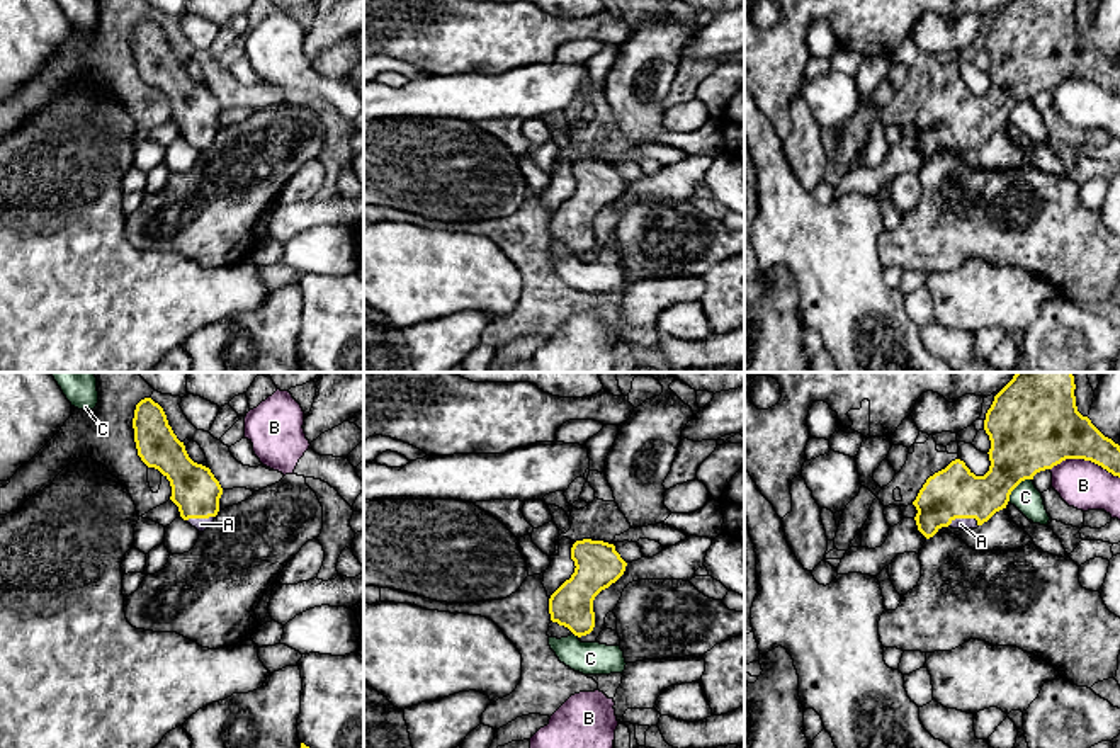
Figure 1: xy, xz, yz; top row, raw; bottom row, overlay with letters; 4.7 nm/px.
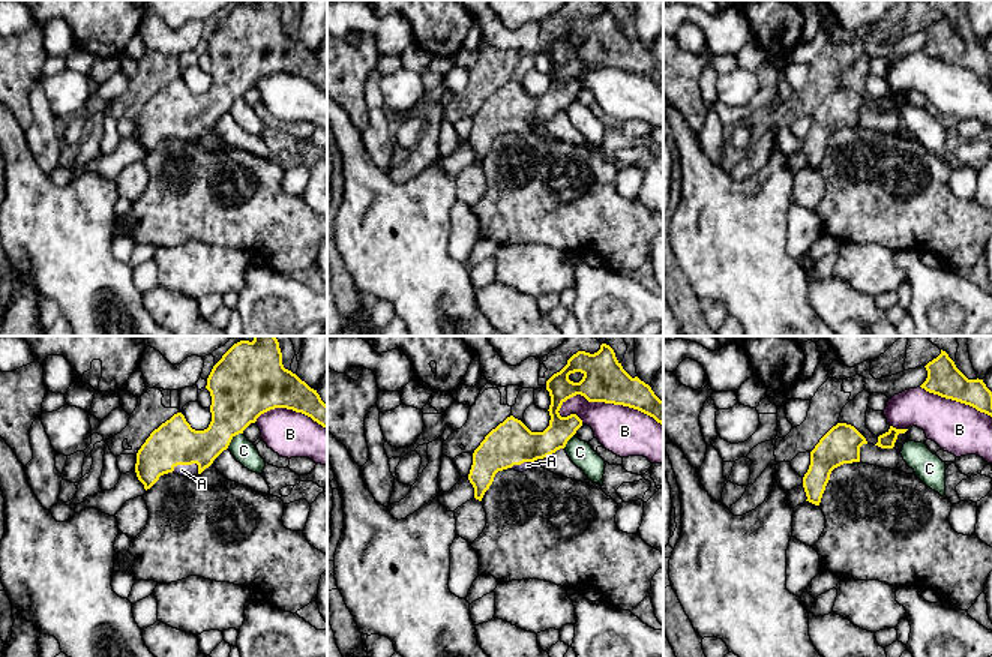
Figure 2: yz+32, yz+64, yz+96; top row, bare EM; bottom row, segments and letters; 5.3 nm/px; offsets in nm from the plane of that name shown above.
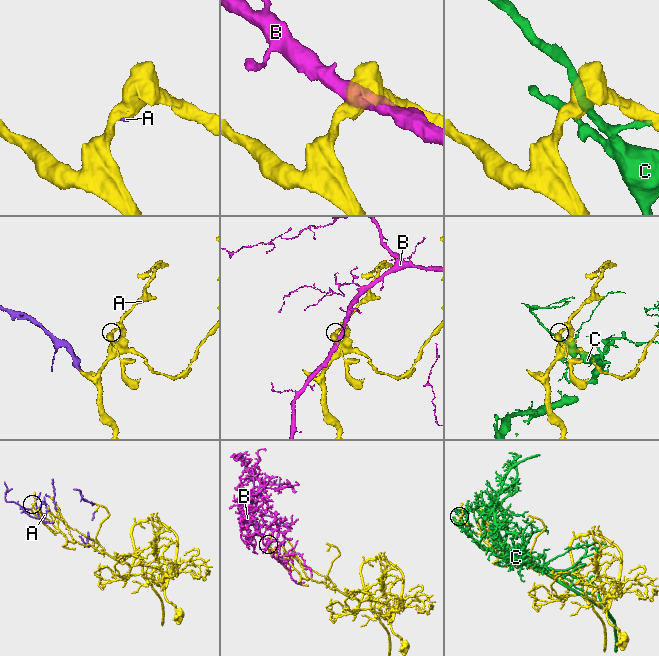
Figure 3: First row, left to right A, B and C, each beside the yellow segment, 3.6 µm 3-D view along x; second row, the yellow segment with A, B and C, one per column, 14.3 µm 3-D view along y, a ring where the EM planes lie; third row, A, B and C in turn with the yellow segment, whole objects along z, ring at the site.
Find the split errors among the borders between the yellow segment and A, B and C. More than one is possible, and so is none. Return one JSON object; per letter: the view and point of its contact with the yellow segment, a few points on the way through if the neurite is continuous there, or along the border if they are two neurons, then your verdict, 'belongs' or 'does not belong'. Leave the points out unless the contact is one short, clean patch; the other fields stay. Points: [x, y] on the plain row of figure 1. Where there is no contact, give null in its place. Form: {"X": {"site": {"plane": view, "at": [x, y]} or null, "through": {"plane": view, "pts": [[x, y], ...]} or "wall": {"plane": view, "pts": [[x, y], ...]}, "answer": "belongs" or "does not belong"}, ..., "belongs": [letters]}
{"A": {"site": {"plane": "yz", "at": [962, 136]}, "answer": "belongs"}, "B": {"site": {"plane": "yz", "at": [1085, 79]}, "answer": "does not belong"}, "C": {"site": {"plane": "yz", "at": [1015, 106]}, "answer": "does not belong"}, "belongs": ["A"]}

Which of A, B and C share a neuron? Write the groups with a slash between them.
A / B / C

